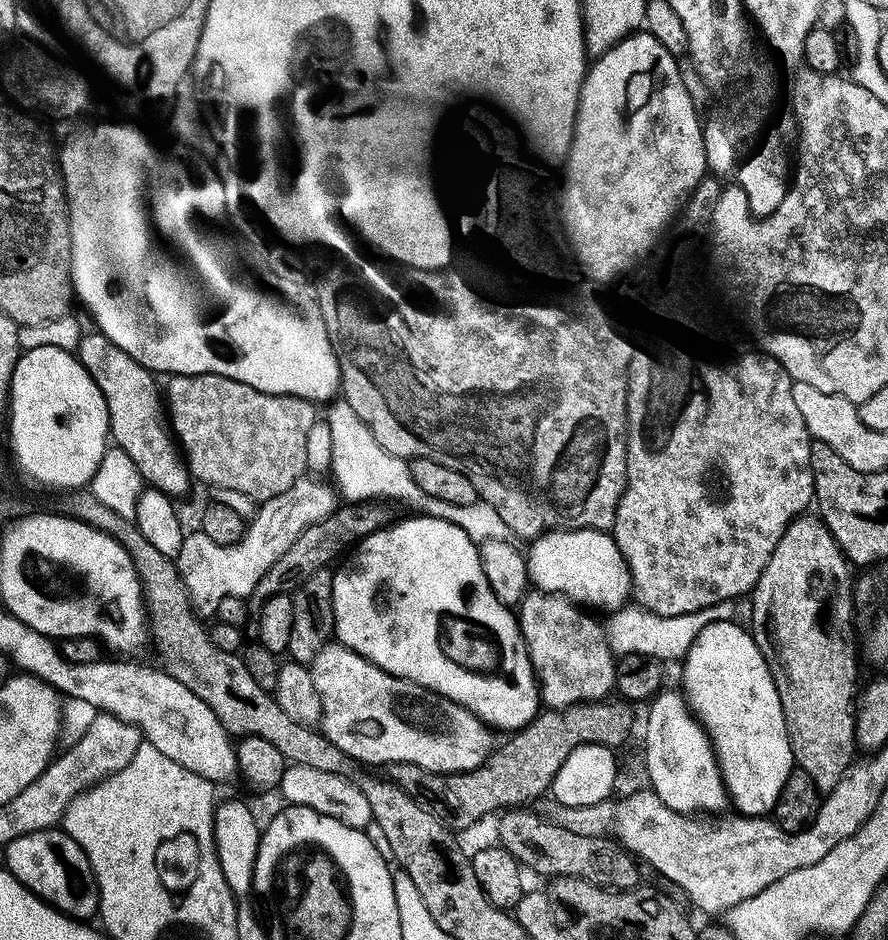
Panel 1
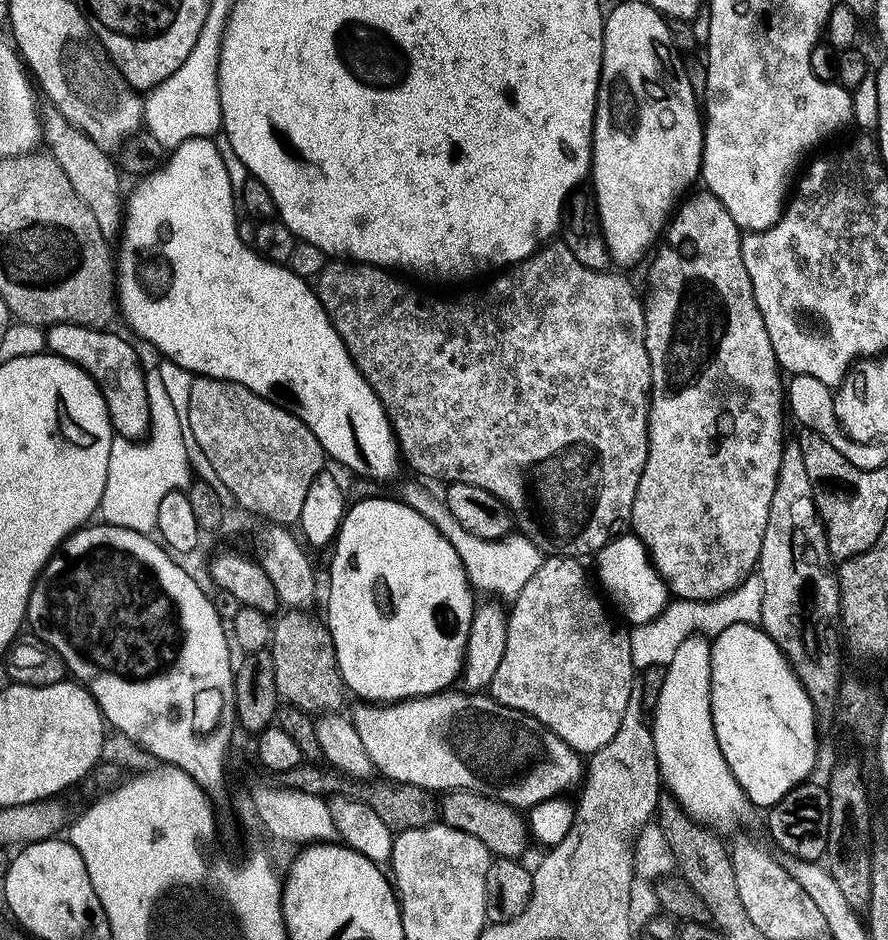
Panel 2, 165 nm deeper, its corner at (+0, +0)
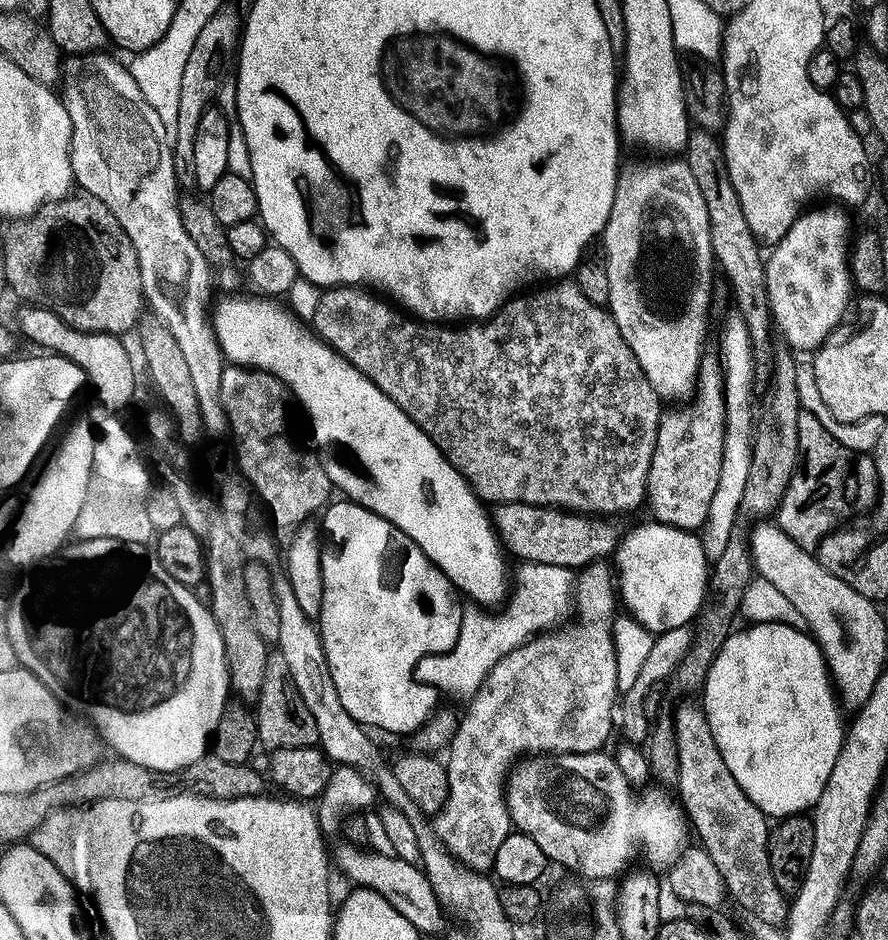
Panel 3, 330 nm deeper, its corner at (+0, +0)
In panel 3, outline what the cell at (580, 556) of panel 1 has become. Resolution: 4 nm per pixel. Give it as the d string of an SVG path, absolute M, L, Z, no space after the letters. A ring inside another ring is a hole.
M659 522L651 523L640 524L637 528L623 533L620 543L616 545L614 568L618 573L618 592L622 597L623 607L625 604L629 608L627 611L630 616L641 627L648 629L652 634L659 634L693 623L694 617L706 603L704 592L706 593L709 587L710 561L704 554L701 537L695 531Z

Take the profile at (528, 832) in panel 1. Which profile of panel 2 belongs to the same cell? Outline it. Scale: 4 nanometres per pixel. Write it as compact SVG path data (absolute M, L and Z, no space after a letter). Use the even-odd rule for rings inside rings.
M465 788L443 793L438 804L438 816L447 827L458 830L465 836L476 836L478 842L482 842L482 846L486 846L496 858L523 857L524 847L530 843L525 817L494 796L483 796L480 792L471 792Z

